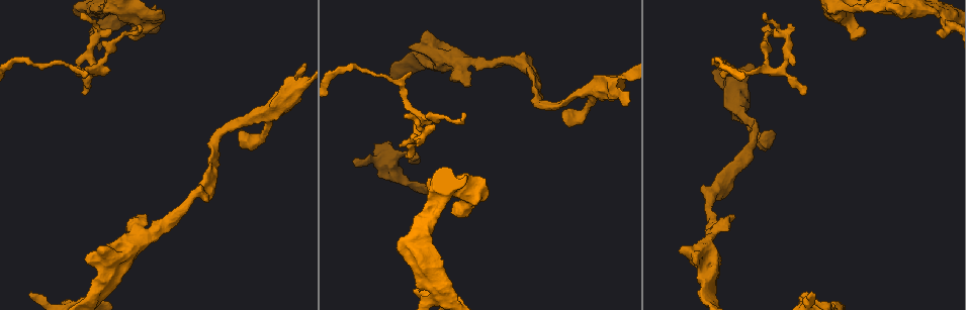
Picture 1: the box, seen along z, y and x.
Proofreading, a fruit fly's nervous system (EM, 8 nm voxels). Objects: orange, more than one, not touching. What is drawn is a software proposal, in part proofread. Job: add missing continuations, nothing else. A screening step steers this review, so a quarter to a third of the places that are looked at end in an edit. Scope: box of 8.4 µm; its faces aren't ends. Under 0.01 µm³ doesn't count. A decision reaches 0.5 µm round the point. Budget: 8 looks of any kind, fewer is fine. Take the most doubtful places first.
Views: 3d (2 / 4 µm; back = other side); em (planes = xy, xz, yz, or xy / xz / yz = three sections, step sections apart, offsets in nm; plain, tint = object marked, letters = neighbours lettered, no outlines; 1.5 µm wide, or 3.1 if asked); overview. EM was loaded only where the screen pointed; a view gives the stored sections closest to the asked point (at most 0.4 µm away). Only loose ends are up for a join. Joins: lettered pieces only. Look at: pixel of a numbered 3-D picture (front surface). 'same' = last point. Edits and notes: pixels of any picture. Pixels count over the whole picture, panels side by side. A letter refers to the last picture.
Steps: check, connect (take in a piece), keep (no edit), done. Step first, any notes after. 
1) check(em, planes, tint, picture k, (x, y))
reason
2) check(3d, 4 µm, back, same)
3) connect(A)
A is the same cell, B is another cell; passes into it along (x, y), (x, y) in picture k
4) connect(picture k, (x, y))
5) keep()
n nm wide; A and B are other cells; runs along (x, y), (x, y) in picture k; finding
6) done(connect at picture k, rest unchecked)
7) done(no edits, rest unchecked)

check(em, xz, step 8, tint, picture 1, (86, 94))
thin end

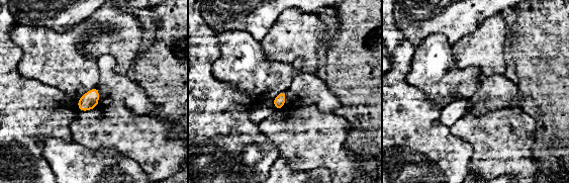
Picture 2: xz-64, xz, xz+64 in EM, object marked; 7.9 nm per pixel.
check(em, planes, letters, same)
cut it another way

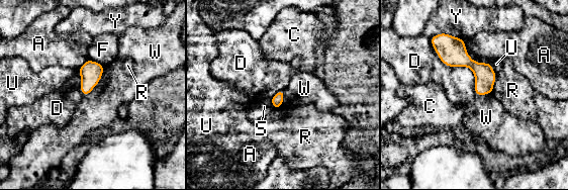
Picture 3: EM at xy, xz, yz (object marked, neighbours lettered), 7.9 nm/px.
keep()
90 nm wide; A, C, D, F, R, S, U, W and Y are other cells; border along (104, 67), (99, 82), (84, 96) in picture 3; no lettered piece goes on from it

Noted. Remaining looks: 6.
check(em, planes, tint, picture 1, (939, 34))

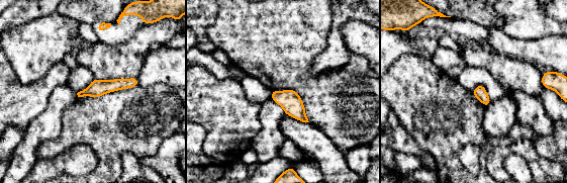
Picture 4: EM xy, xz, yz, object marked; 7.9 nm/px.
check(em, planes, letters, same)

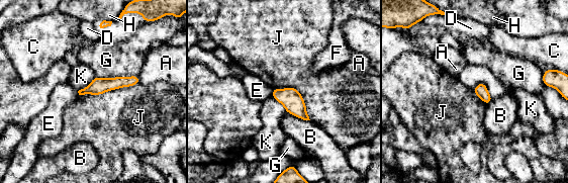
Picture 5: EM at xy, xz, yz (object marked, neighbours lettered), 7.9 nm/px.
keep()
J touches over 480 nm; A, B, C, D, E, F, G, H, J and K are other cells; runs along (136, 78), (81, 92) in picture 5; no lettered piece goes on from it

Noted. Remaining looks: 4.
check(em, xz, step 4, letters, picture 1, (29, 295))
an open end

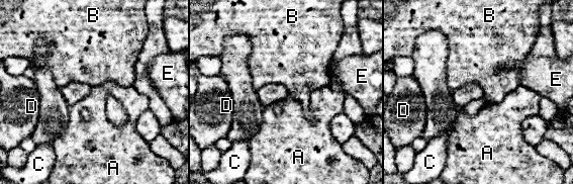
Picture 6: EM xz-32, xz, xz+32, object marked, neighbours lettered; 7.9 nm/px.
check(em, planes, letters, same)

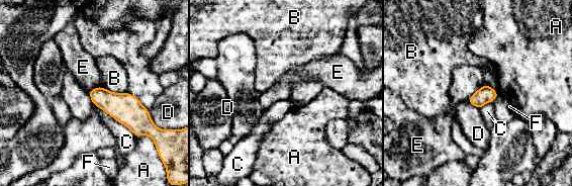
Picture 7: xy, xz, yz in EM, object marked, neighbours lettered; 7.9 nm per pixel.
keep()
A, B, C, D, E and F are other cells; border along (102, 86), (114, 92), (126, 92) in picture 7; no lettered piece goes on from it

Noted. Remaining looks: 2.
done(no edits, rest unchecked)

